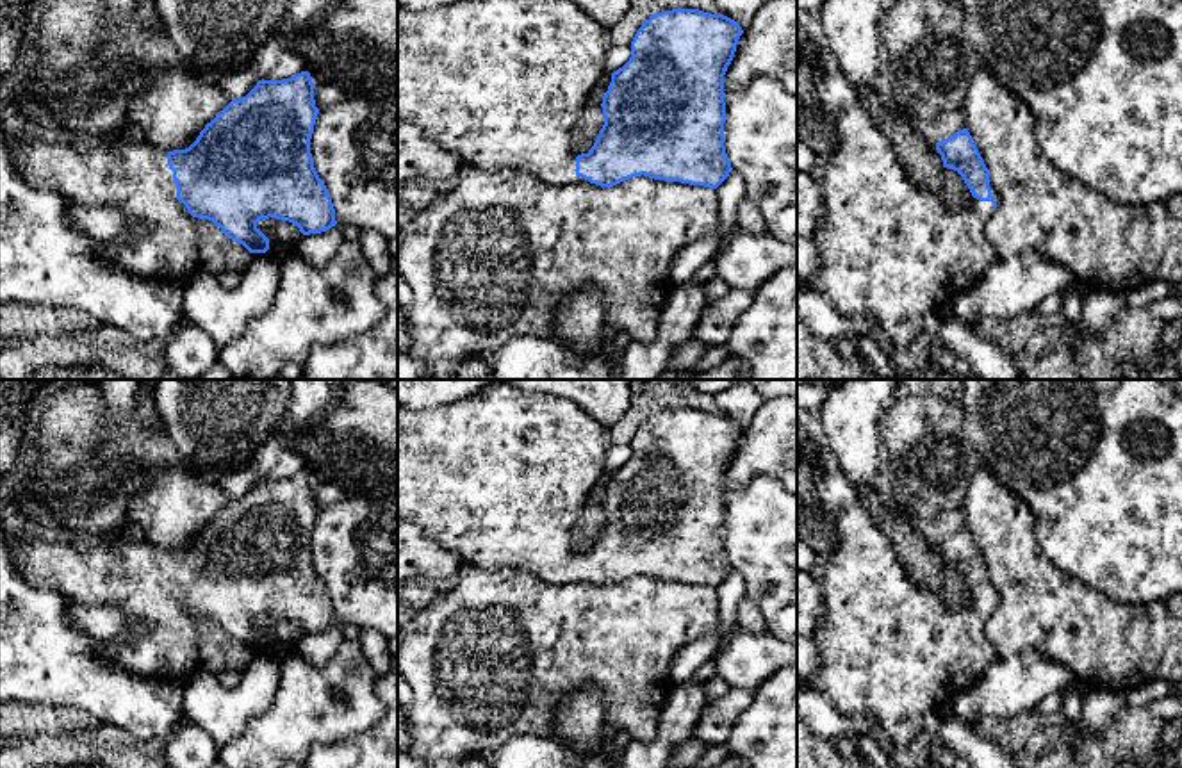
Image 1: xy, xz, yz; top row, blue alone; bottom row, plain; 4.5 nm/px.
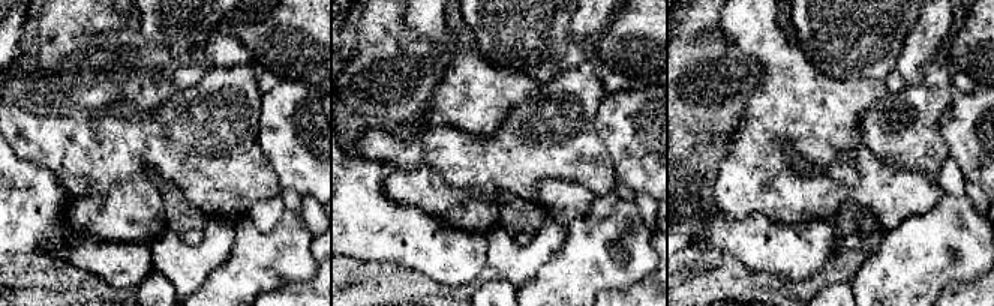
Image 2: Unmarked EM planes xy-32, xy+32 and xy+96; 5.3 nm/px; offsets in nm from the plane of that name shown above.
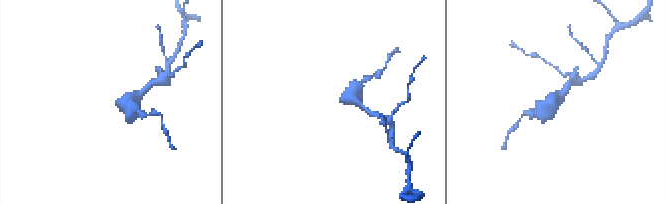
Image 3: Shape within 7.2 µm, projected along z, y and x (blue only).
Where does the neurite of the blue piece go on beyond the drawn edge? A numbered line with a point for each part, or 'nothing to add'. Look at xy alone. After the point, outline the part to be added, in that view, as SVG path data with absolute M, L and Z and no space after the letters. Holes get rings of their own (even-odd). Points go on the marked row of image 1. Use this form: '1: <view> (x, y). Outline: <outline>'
1: xy (132, 175). Outline: M27 134L4 137L25 184L53 191L66 203L112 203L139 228L135 242L96 242L119 269L180 283L200 269L198 230L176 200L168 153L125 135L80 143L45 143Z

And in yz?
1: yz (890, 250). Outline: M797 53L797 103L811 107L836 130L836 146L822 184L822 219L809 237L822 258L822 267L813 280L797 278L797 289L811 289L825 294L836 310L849 319L875 319L890 342L904 351L920 333L925 317L936 314L954 298L973 287L981 276L998 260L984 235L995 207L972 196L963 210L950 210L938 192L916 187L899 160L893 144L881 125L872 118L861 94L850 80L831 62L815 64Z

